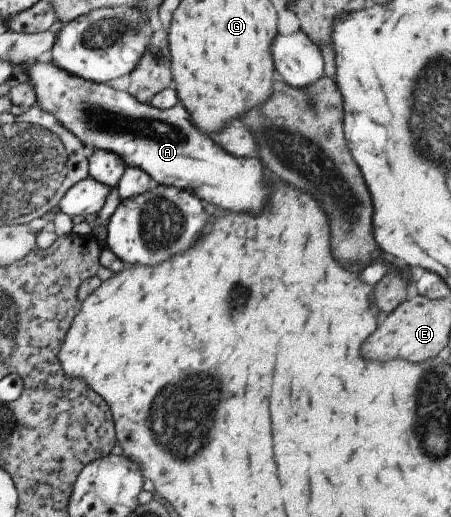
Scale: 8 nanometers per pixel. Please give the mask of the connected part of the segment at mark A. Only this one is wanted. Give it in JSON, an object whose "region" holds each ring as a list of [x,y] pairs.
{"region":[[[37,60],[28,65],[28,75],[36,90],[37,105],[40,109],[55,115],[64,128],[75,134],[84,146],[91,146],[94,150],[114,152],[124,160],[126,166],[147,171],[147,174],[159,185],[175,186],[175,188],[190,191],[194,195],[199,194],[205,202],[213,200],[213,204],[225,210],[239,210],[239,212],[253,212],[253,214],[263,210],[269,190],[263,182],[259,158],[233,158],[226,153],[214,144],[210,136],[199,132],[191,115],[181,102],[173,108],[161,110],[153,105],[140,103],[127,91],[120,91],[105,83],[91,82],[69,74],[52,62],[42,63]]]}

